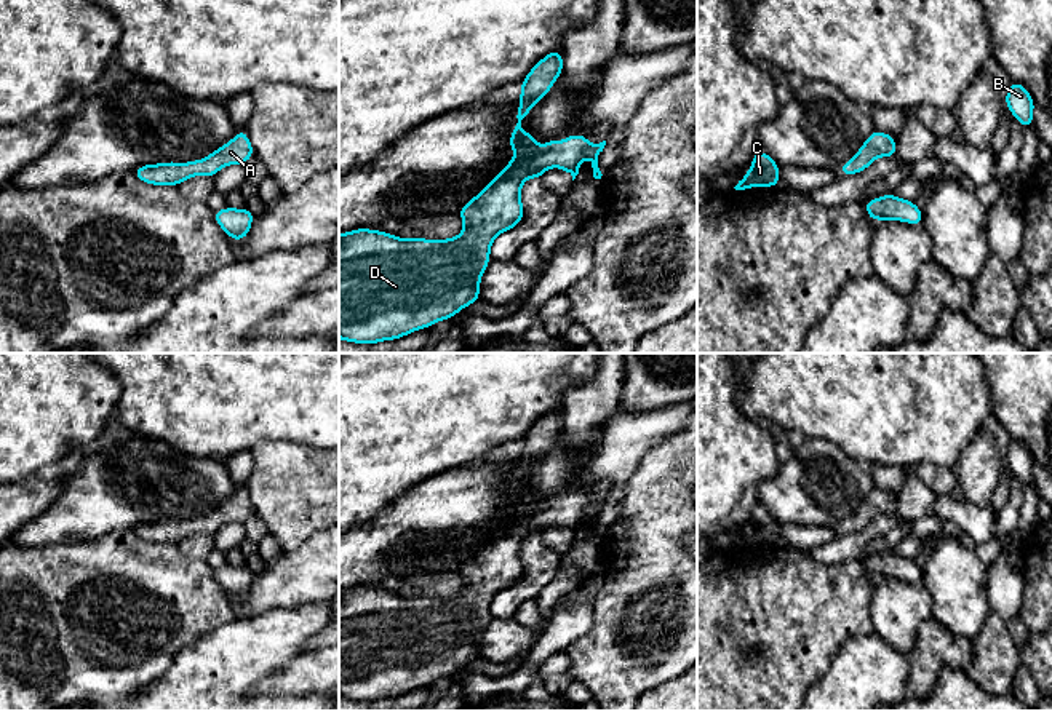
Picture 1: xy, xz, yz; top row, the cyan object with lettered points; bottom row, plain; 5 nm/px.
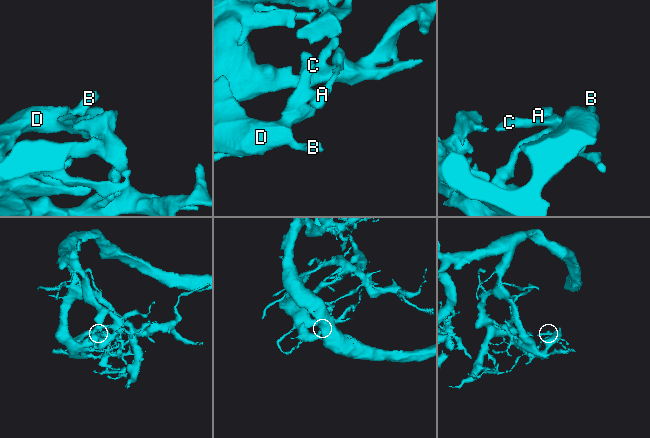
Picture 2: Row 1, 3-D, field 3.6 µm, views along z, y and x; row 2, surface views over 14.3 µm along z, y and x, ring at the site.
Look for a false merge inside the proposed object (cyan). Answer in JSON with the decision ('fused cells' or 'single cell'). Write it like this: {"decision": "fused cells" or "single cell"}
{"decision": "single cell"}

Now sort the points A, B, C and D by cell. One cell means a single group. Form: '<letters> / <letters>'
A B C D

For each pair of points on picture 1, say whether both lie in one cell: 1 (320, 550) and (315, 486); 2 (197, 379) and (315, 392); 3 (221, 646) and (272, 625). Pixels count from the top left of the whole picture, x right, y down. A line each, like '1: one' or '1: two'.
1: two
2: one
3: one

